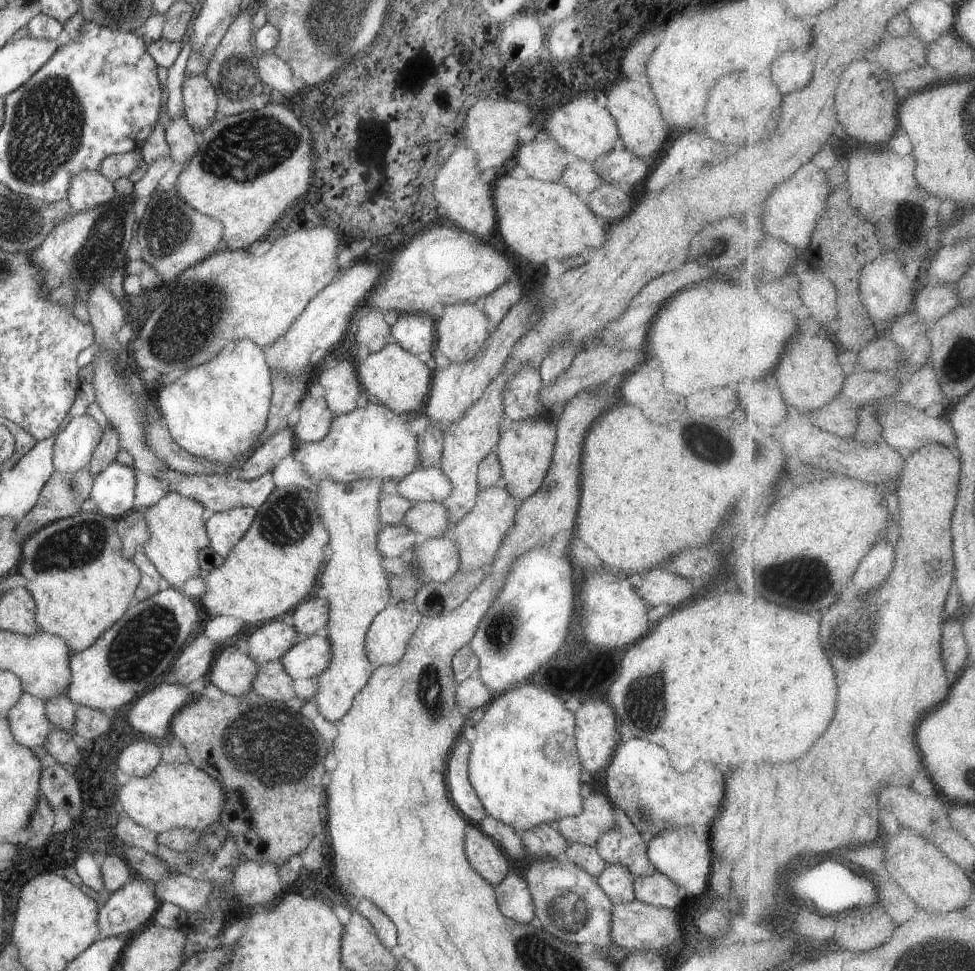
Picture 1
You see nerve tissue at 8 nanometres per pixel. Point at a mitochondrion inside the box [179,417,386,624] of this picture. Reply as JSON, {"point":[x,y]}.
{"point":[285,522]}

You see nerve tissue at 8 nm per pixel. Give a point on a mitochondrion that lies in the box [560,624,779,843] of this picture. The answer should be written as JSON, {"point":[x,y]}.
{"point":[644,704]}

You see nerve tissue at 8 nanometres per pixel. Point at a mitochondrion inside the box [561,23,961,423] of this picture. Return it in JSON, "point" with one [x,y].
{"point":[909,224]}

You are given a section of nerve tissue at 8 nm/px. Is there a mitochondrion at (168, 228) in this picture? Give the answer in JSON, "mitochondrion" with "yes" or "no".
{"mitochondrion":"yes"}

